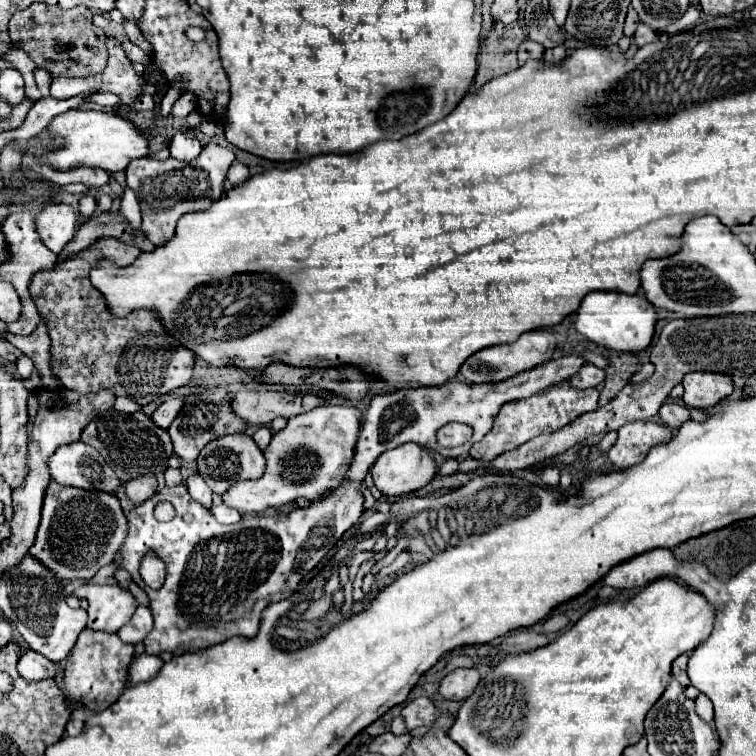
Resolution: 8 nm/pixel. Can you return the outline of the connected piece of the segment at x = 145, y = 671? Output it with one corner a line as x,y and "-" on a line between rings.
145,653
135,655
129,666
131,682
137,684
137,682
147,682
147,680
151,680
151,678
159,672
159,668
161,668
163,664
164,662
159,656

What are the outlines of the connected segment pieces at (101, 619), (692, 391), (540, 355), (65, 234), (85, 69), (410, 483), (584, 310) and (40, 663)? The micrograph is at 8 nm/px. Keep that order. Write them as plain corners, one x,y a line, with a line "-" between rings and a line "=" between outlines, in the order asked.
119,584
79,586
73,594
79,600
85,598
89,602
87,626
93,630
117,632
137,610
137,600
133,598
133,594
=
691,372
683,378
683,402
689,408
709,408
733,392
733,380
727,374
=
533,330
525,332
519,336
517,342
513,344
499,344
499,346
489,346
479,352
475,352
471,358
465,360
461,366
461,376
473,384
485,384
485,382
503,382
509,380
521,372
527,372
531,368
537,368
545,362
551,360
551,354
555,352
557,340
549,330
=
47,204
45,208
41,208
37,212
37,218
35,218
35,226
37,226
37,232
39,232
39,238
41,242
55,254
61,254
61,250
65,248
67,242
71,242
73,234
75,234
75,226
77,226
77,214
73,210
73,206
69,204
=
31,4
25,10
19,10
9,20
9,36
13,46
25,50
39,68
51,72
53,76
65,78
83,78
101,74
107,66
107,48
105,34
93,26
93,12
89,8
77,6
63,10
49,4
=
403,444
395,450
383,452
371,468
375,486
387,498
399,498
427,486
437,474
433,456
417,444
=
589,292
581,308
577,310
575,328
587,336
591,342
617,350
617,352
641,352
645,350
655,334
657,312
643,294
623,294
623,292
=
25,650
21,654
17,670
29,682
39,682
39,680
47,680
47,678
57,676
57,664
33,650

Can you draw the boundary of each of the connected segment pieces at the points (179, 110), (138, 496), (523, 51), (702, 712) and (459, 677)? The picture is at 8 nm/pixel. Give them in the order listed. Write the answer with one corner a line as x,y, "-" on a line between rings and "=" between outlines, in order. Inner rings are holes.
185,92
173,106
171,110
171,116
173,118
187,118
187,114
197,106
197,98
193,92
=
155,476
135,478
125,484
125,490
127,490
127,496
133,504
141,504
157,492
157,480
155,480
=
523,42
519,46
519,64
525,64
531,58
543,58
543,52
545,52
543,46
539,46
535,42
=
699,694
697,700
695,700
695,706
697,706
695,710
697,710
699,718
705,720
711,726
713,724
713,704
711,704
711,700
705,694
=
455,668
439,682
439,694
445,700
465,700
473,694
475,686
479,684
479,672
475,668

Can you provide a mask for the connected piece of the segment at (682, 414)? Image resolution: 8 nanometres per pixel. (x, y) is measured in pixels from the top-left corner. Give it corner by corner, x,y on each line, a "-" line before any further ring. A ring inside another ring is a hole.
667,402
659,410
659,418
669,426
669,428
681,428
683,422
689,420
689,408
679,406
675,402

